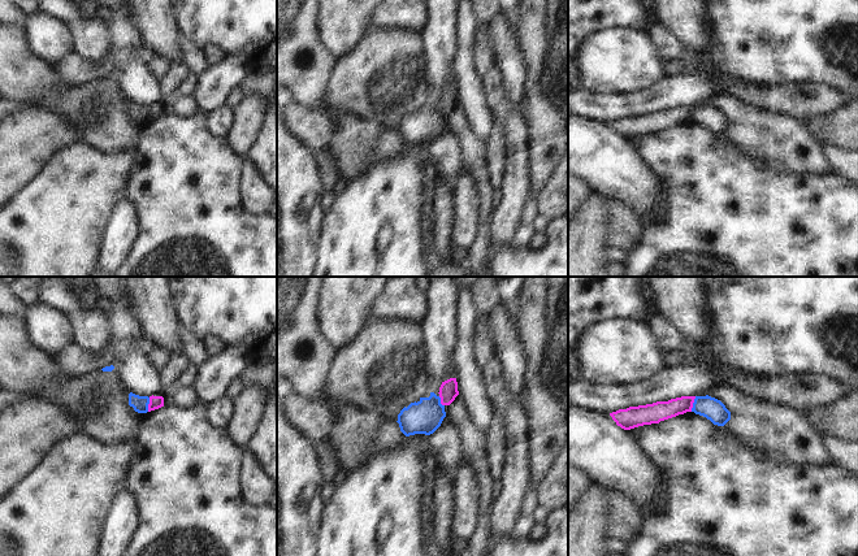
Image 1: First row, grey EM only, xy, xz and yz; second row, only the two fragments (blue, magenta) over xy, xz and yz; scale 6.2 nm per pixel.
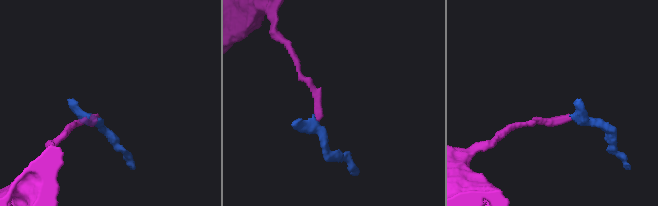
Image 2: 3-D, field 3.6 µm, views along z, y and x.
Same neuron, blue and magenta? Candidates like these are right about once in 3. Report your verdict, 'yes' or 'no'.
no

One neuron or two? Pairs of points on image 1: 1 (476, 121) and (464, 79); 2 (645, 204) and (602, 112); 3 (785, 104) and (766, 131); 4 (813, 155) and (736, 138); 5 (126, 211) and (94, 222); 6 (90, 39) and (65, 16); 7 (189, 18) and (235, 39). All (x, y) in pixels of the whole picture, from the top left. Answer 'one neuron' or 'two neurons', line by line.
1: one neuron
2: two neurons
3: two neurons
4: one neuron
5: two neurons
6: one neuron
7: one neuron

